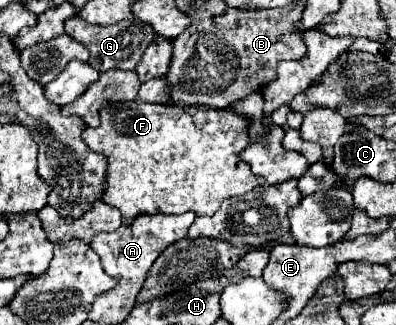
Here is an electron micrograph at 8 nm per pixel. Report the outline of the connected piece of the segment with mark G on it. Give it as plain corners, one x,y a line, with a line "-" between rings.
73,16
65,22
65,34
69,34
73,40
77,40
79,44
83,44
89,50
89,64
99,72
107,72
111,68
135,70
143,52
155,38
153,28
137,18
117,22
117,26
89,26
89,24
81,22
77,16

